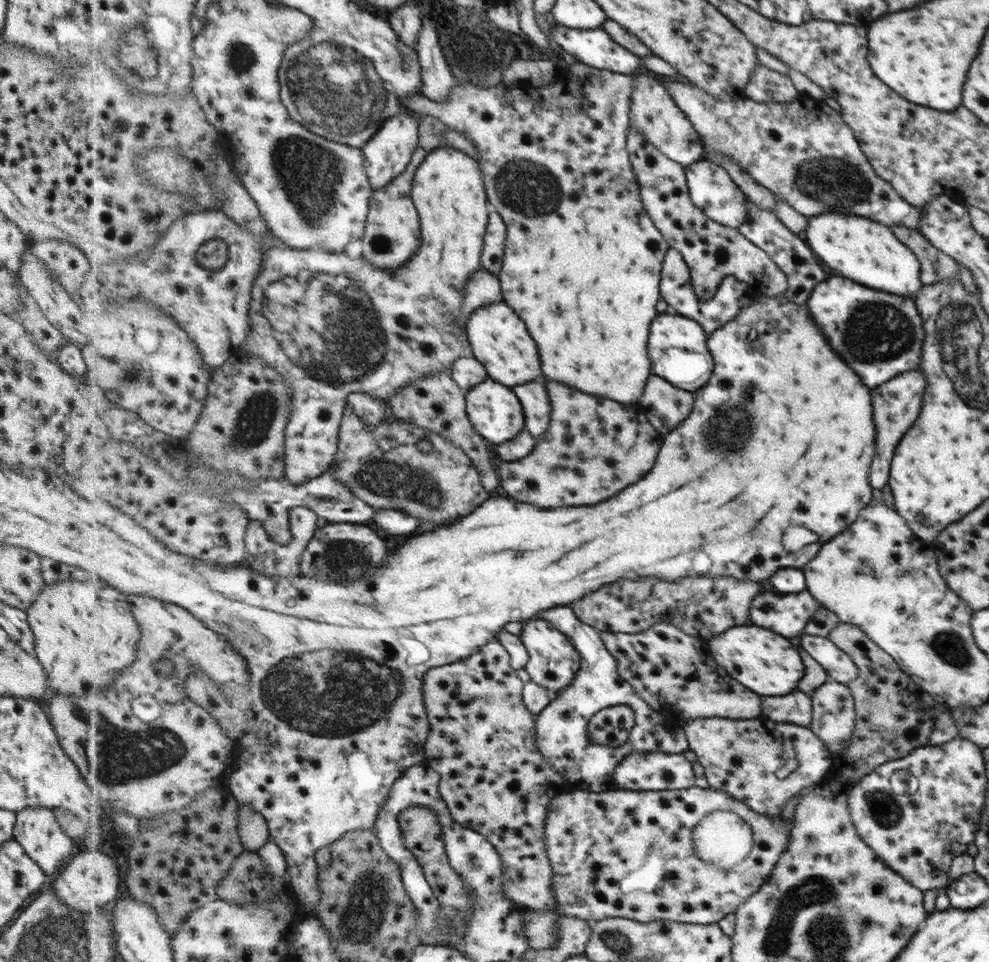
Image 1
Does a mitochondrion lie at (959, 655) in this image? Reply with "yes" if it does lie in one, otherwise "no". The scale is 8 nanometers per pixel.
yes

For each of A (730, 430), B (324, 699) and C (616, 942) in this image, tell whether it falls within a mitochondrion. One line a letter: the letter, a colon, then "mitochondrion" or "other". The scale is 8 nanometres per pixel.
A: mitochondrion
B: mitochondrion
C: mitochondrion

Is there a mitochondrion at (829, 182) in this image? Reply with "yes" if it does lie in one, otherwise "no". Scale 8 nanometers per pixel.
yes

